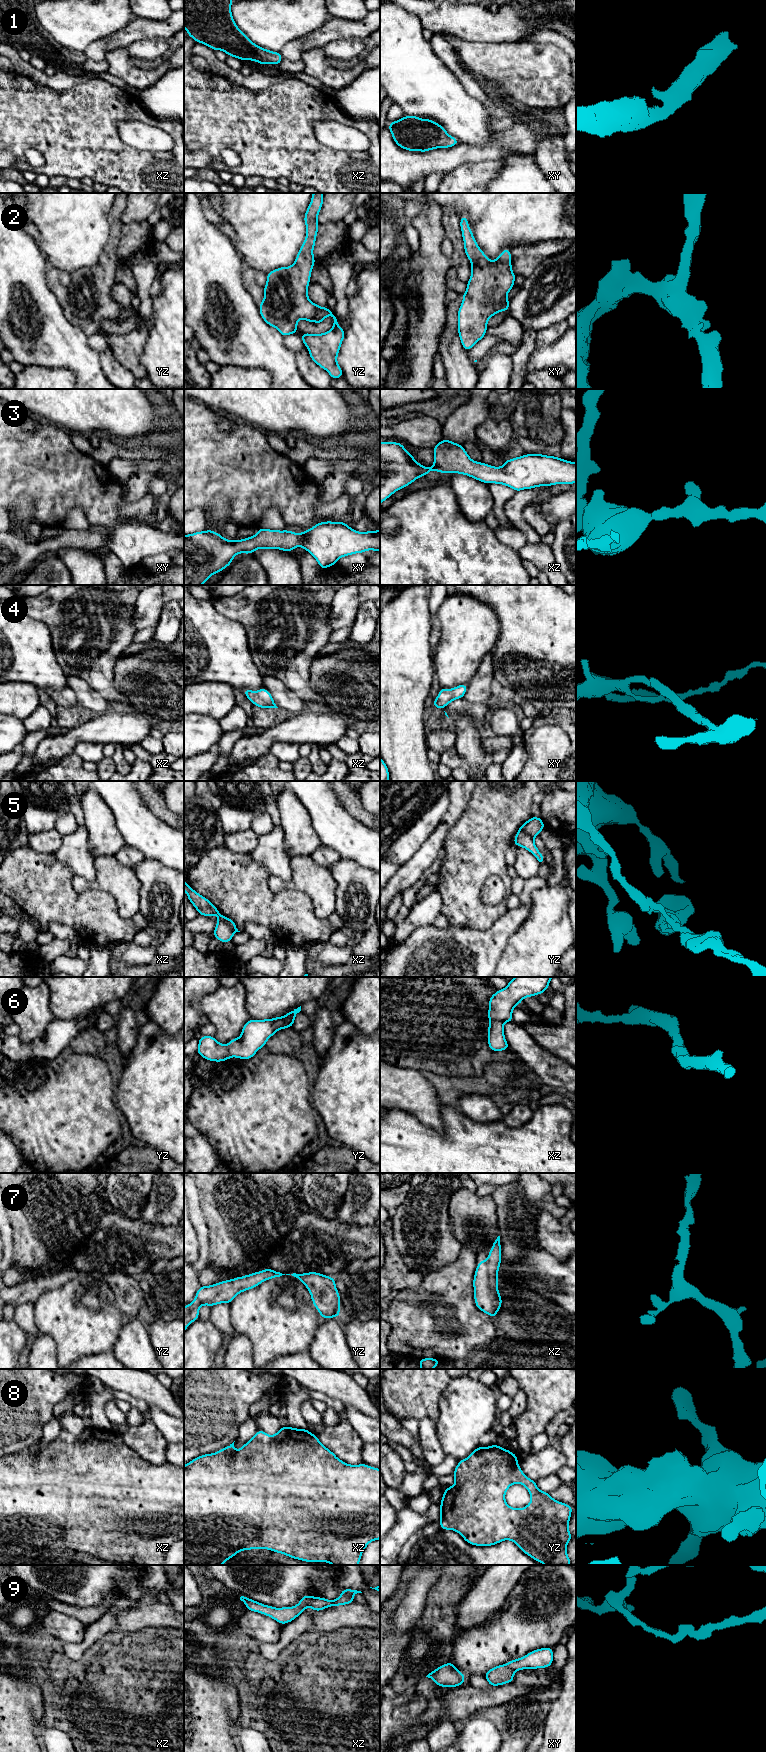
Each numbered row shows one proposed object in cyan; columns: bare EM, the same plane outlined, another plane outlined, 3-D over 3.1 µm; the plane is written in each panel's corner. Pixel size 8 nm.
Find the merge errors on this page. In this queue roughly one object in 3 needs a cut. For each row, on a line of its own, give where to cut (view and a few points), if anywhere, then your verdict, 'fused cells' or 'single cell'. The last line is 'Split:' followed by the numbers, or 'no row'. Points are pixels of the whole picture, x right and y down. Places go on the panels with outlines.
1: cut none; single cell
2: cut none; single cell
3: cut none; single cell
4: cut none; single cell
5: cut xz (225, 918), (229, 927), (234, 932); fused cells
6: cut none; single cell
7: cut none; single cell
8: cut none; single cell
9: cut xz (318, 1597), (309, 1605); fused cells
Split: 5, 9

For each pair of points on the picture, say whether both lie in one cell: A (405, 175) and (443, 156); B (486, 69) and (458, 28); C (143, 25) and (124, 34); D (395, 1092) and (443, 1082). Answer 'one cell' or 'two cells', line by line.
A: one cell
B: two cells
C: one cell
D: two cells

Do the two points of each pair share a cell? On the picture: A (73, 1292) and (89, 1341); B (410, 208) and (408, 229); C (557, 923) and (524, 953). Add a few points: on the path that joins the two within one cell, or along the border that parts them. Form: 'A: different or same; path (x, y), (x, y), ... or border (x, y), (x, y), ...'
A: same; path (80, 1304), (82, 1316), (89, 1323), (89, 1329)
B: same; path (409, 213), (408, 224)
C: same; path (549, 931), (532, 948)

